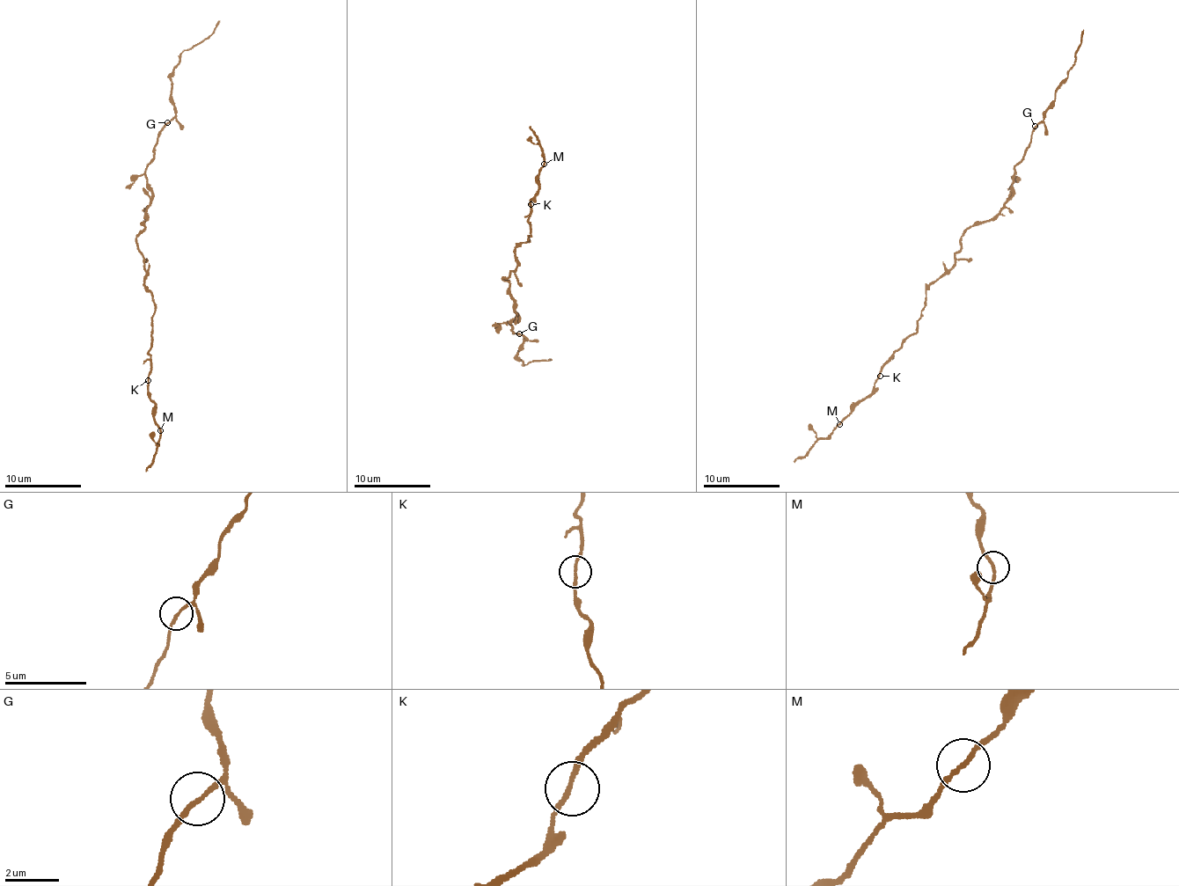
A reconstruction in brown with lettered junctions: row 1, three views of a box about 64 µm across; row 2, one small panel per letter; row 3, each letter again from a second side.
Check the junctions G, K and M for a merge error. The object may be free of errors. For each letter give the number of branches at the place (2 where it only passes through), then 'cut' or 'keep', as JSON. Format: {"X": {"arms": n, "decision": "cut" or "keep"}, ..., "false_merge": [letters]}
{"G": {"arms": 2, "decision": "keep"}, "K": {"arms": 2, "decision": "keep"}, "M": {"arms": 2, "decision": "keep"}, "false_merge": []}

